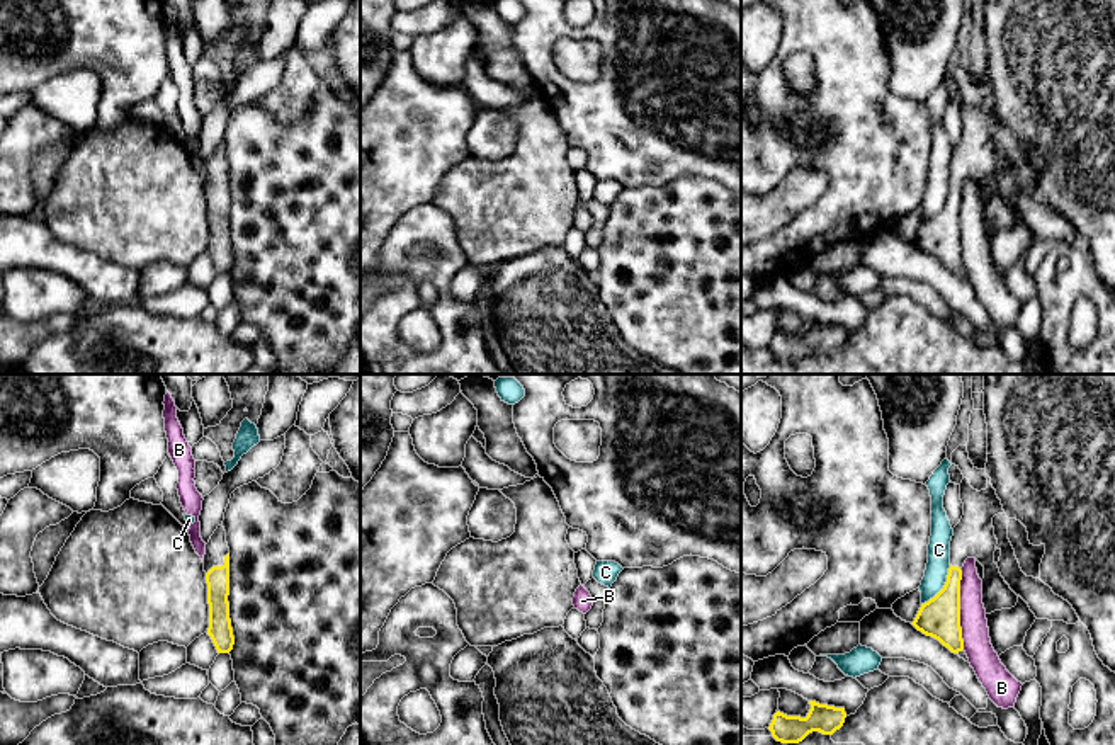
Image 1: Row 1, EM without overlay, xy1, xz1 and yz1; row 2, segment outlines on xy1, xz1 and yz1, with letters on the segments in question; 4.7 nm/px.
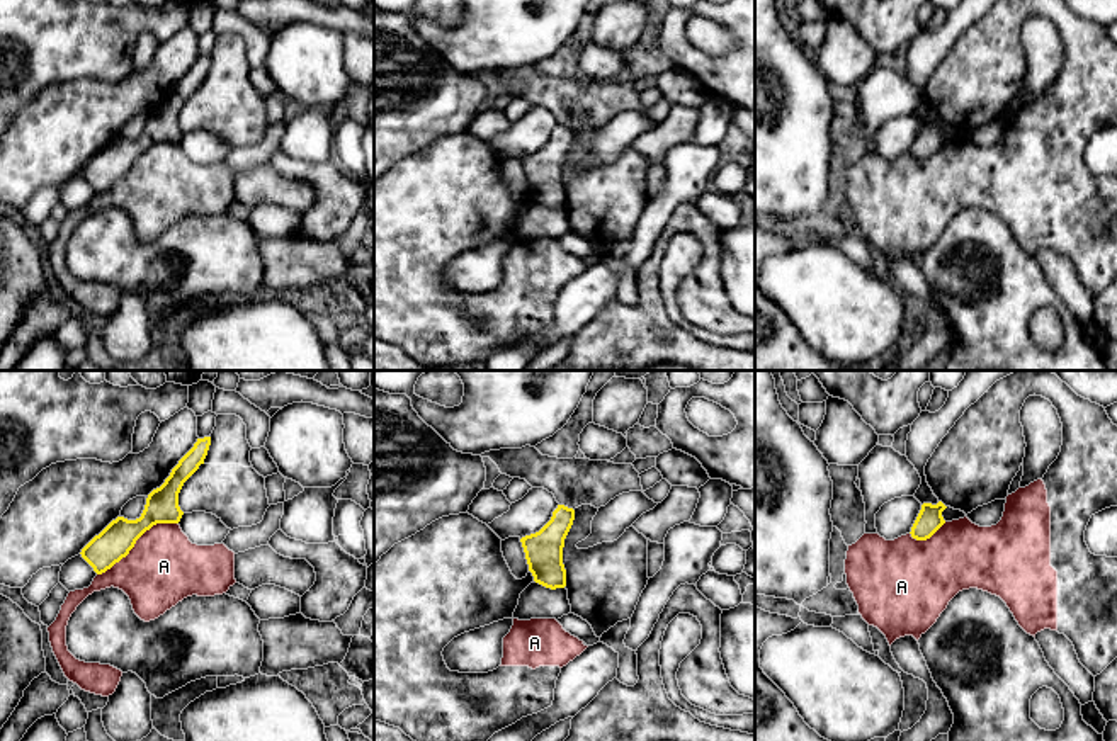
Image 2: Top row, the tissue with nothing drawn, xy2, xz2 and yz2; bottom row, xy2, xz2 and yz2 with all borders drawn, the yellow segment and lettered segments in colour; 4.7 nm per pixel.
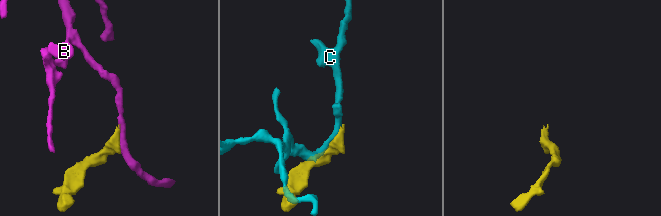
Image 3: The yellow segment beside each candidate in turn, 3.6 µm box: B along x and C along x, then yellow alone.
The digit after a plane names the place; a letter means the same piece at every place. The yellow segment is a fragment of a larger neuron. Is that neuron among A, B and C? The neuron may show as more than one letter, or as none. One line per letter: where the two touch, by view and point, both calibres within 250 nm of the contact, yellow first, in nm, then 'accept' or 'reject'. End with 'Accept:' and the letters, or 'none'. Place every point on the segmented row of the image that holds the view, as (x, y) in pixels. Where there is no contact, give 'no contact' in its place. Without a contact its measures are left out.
A: xy2 (135, 543) | 160/340 nm | reject
B: yz1 (959, 609) | 190/130 nm | reject
C: yz1 (944, 587) | 190/110 nm | reject
Accept: none

